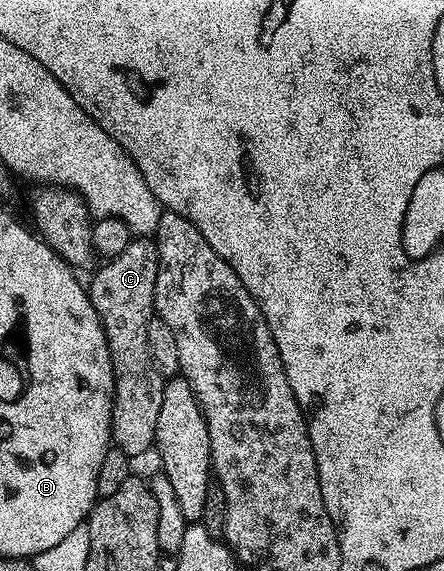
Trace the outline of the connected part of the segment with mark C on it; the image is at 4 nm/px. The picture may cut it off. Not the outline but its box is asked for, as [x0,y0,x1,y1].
[87,237,165,457]

